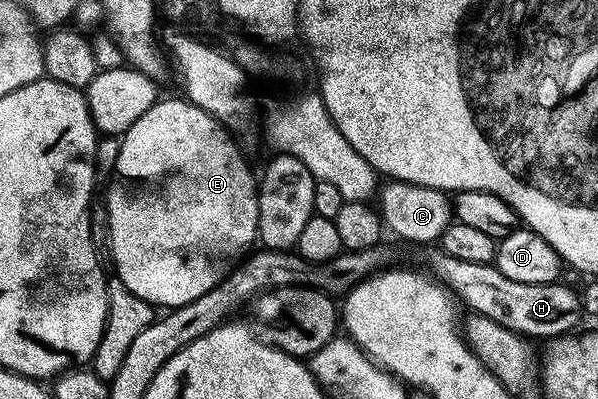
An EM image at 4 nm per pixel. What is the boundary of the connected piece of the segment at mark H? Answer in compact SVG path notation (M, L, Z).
M434 249L430 255L429 274L451 291L459 304L470 306L476 315L483 315L517 335L531 340L553 340L575 330L578 315L582 313L582 301L579 292L564 285L565 282L545 283L544 285L524 285L524 281L512 281L504 277L497 267L490 263L473 264L449 256L441 249Z

